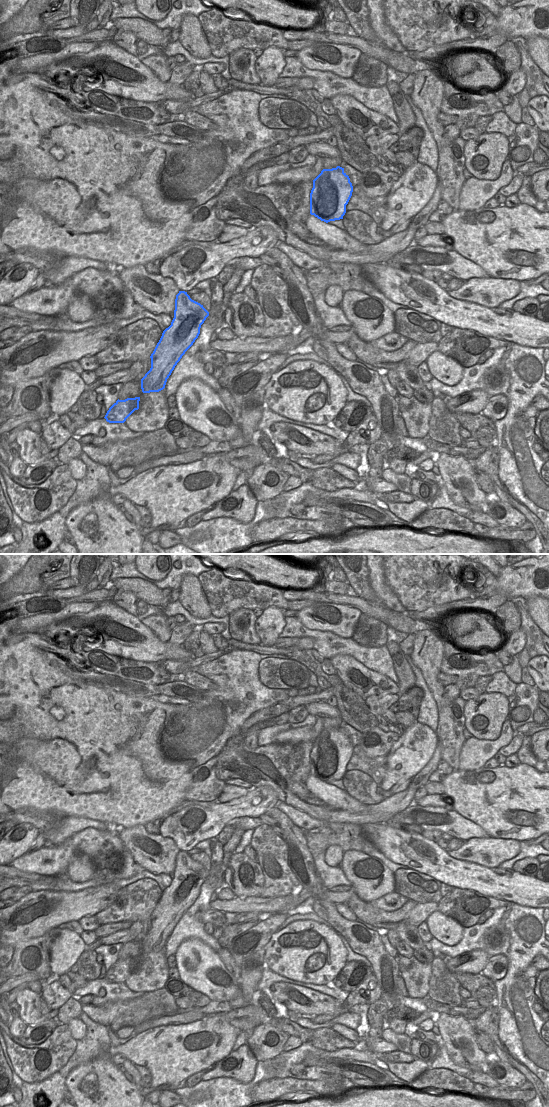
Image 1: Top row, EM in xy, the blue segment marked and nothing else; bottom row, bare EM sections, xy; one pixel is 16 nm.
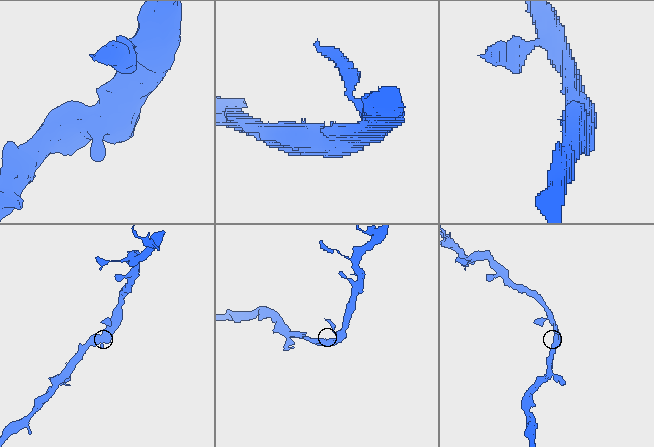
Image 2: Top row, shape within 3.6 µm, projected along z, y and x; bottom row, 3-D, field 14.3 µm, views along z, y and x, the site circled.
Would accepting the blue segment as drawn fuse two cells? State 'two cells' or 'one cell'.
one cell

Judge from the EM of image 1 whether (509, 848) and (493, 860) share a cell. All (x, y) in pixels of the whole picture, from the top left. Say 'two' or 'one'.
one

